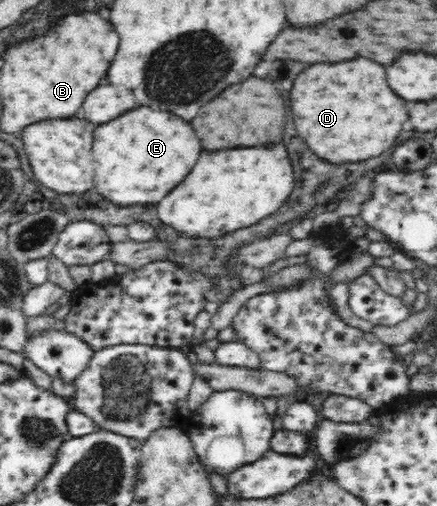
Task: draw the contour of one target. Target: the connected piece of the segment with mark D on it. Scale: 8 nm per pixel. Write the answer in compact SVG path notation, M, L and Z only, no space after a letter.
M366 58L332 66L310 66L306 72L298 74L290 106L296 132L310 146L310 150L328 164L362 162L380 156L394 146L404 122L408 120L404 100L396 98L386 84L384 66Z

